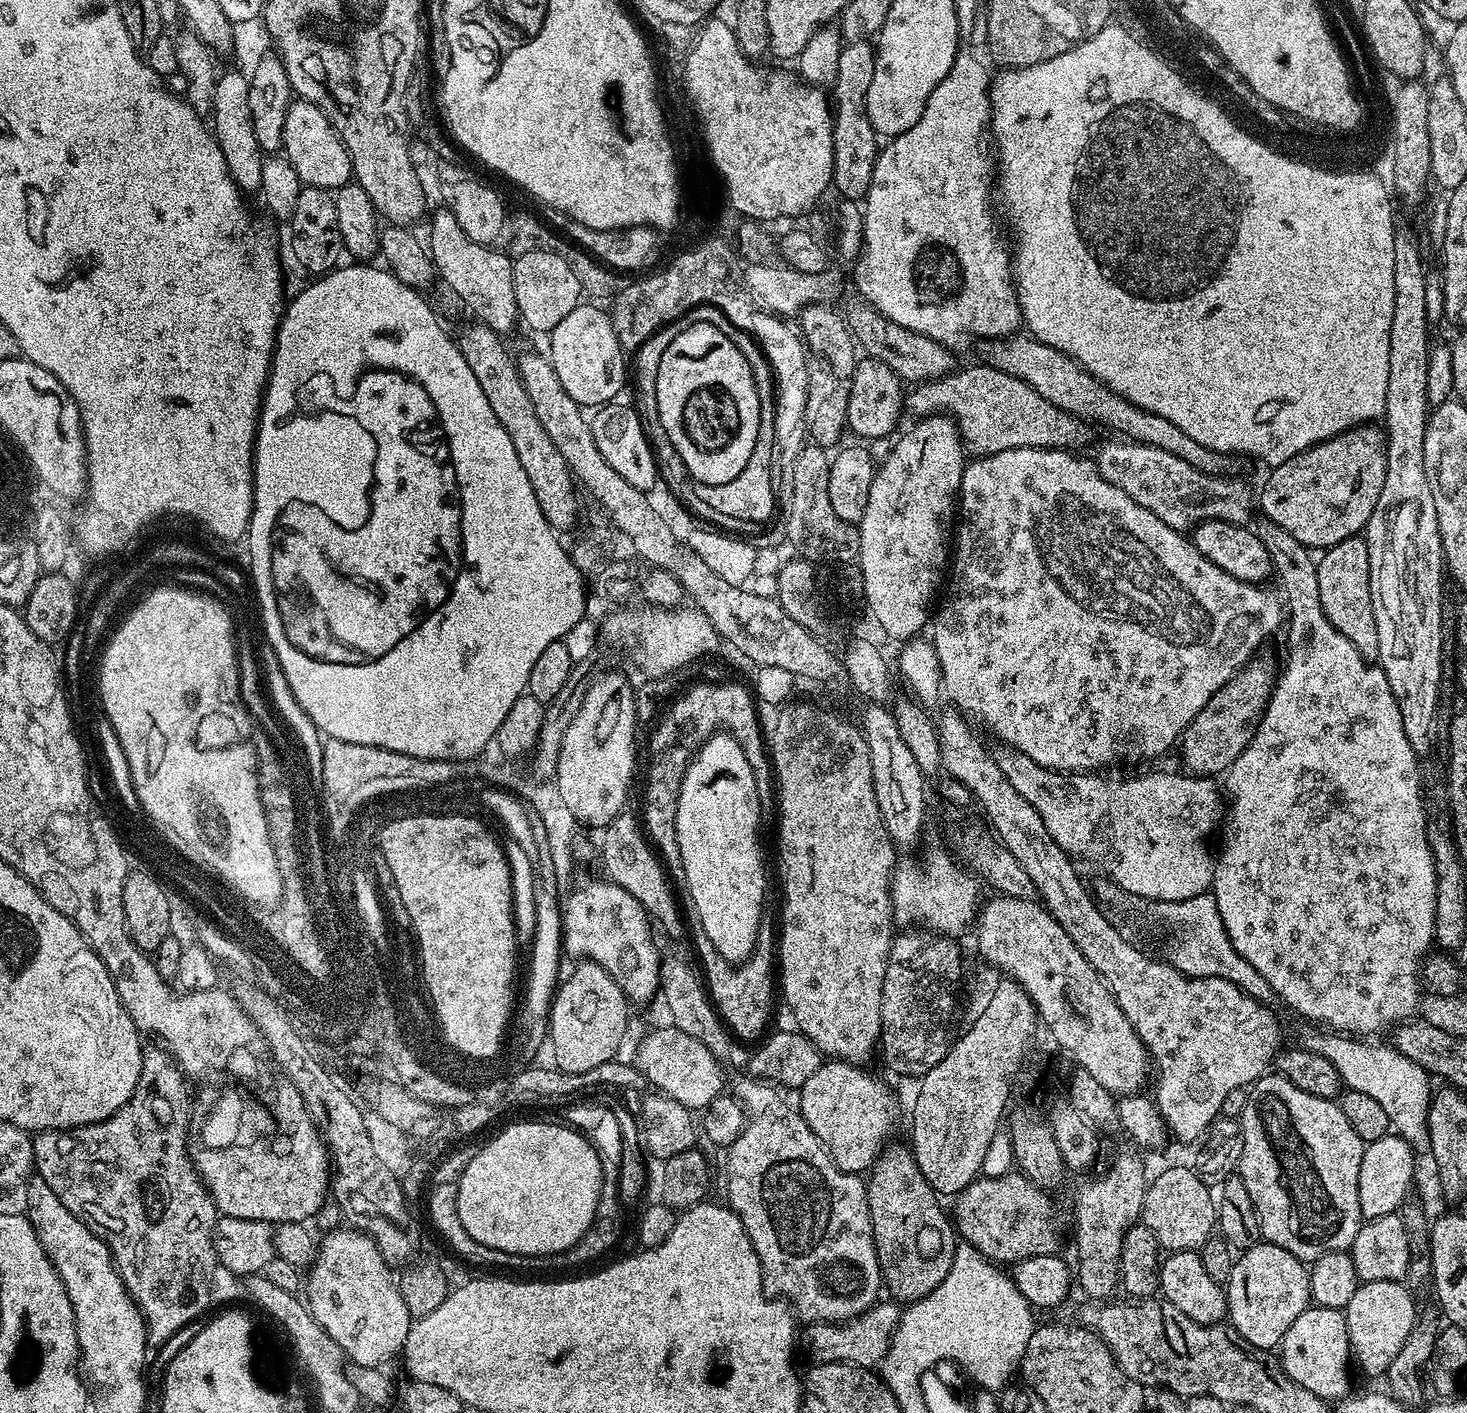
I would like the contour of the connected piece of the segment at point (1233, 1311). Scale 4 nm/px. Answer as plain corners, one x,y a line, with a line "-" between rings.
1261,1242
1252,1248
1245,1248
1235,1257
1232,1265
1232,1273
1226,1283
1226,1295
1228,1297
1228,1315
1231,1327
1246,1338
1256,1348
1265,1350
1279,1349
1284,1341
1286,1330
1294,1326
1298,1314
1302,1314
1312,1304
1312,1291
1310,1290
1309,1269
1305,1261
1299,1260
1290,1250
1282,1250
1282,1246

